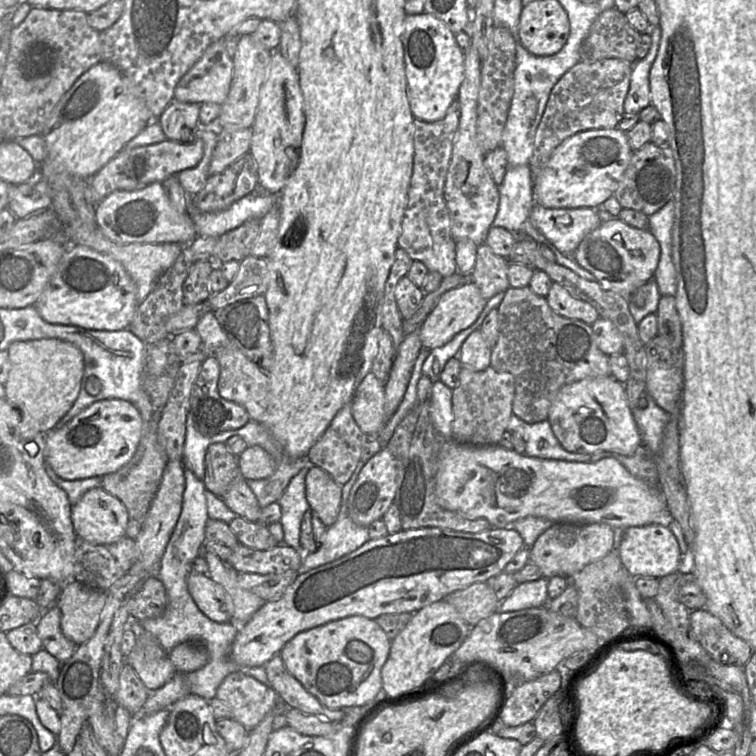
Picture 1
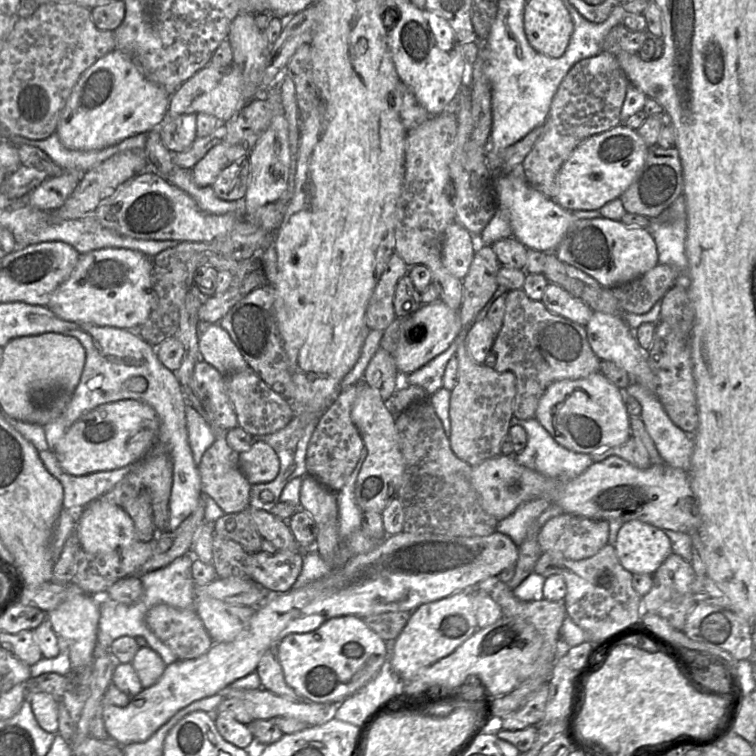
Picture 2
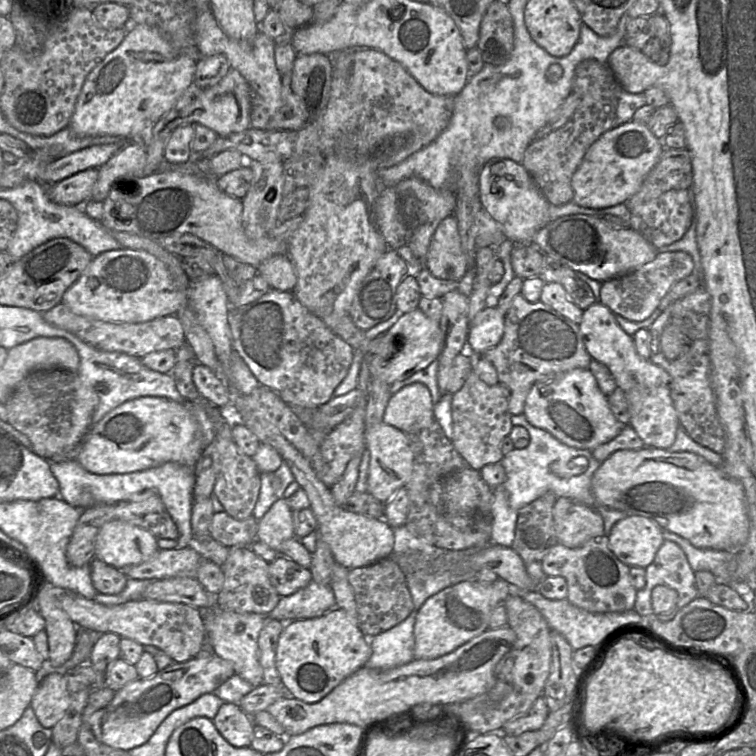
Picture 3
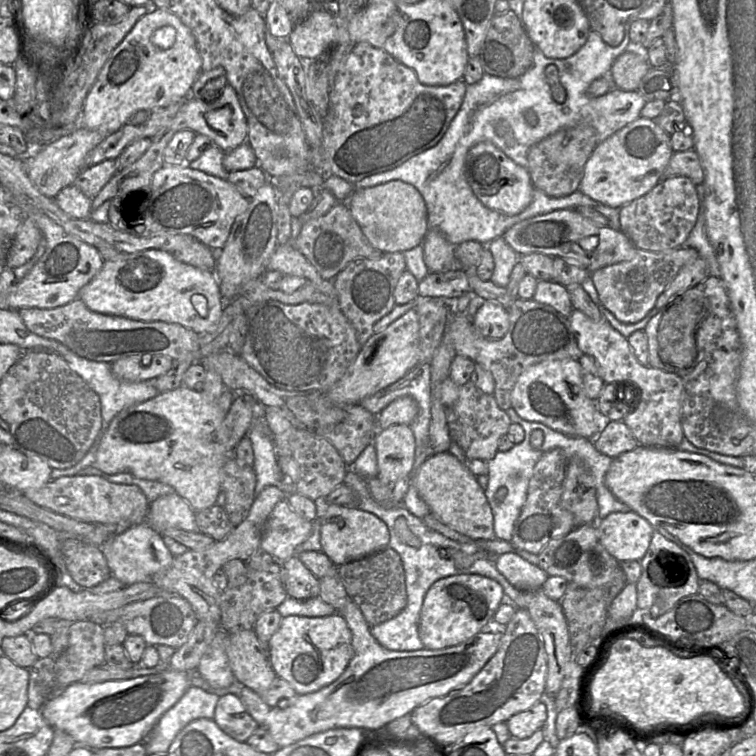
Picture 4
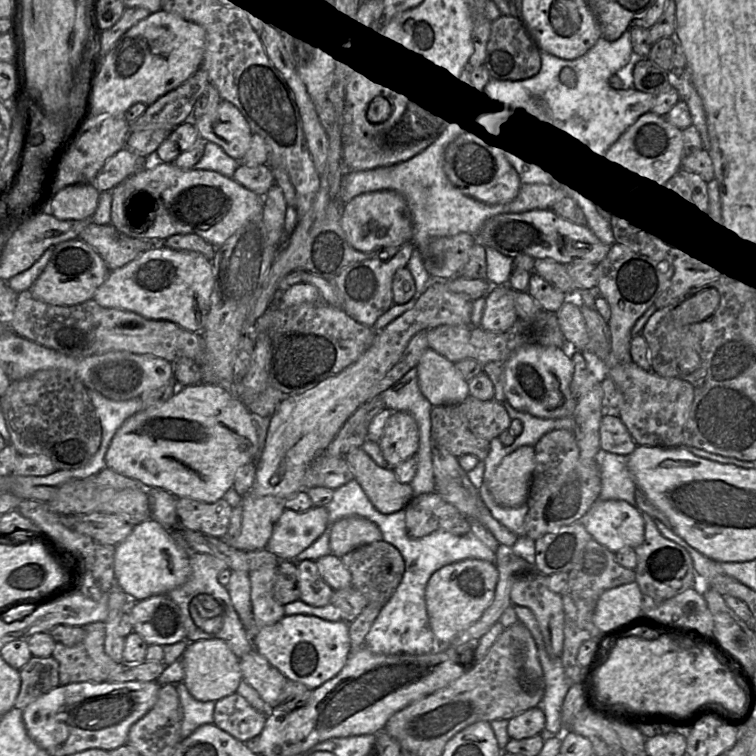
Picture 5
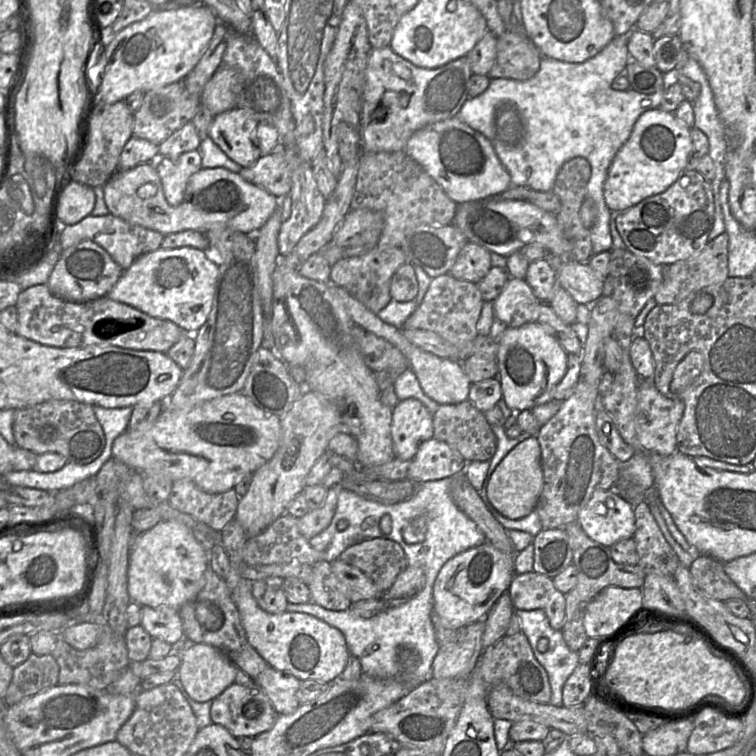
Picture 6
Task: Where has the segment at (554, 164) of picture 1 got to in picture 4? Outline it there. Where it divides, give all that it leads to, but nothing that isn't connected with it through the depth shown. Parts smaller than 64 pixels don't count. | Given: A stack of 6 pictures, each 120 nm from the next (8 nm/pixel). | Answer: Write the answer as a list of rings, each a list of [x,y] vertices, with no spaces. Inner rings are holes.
[[[640,116],[596,145],[585,164],[578,190],[603,205],[620,209],[662,180],[673,153],[670,135],[654,120]]]

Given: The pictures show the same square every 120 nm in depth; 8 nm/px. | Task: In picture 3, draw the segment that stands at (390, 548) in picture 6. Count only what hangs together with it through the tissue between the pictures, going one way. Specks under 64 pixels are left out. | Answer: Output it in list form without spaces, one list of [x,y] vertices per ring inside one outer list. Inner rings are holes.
[[[387,557],[368,566],[350,569],[349,583],[357,605],[357,624],[371,638],[404,621],[413,610],[413,602],[406,577],[399,565]]]

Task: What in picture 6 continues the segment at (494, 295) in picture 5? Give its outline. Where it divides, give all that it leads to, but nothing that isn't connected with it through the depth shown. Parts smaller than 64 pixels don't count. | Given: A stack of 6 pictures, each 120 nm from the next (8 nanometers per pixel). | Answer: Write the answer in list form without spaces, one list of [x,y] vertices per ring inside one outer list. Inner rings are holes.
[[[510,278],[492,305],[497,323],[520,327],[532,322],[534,309],[541,302],[525,279]]]

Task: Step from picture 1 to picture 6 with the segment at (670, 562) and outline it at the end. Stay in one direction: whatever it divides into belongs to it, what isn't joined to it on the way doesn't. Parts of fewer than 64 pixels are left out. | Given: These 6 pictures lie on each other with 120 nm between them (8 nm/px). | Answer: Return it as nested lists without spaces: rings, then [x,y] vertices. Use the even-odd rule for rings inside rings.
[[[614,489],[596,491],[576,522],[590,539],[607,547],[633,538],[636,530],[635,509]]]

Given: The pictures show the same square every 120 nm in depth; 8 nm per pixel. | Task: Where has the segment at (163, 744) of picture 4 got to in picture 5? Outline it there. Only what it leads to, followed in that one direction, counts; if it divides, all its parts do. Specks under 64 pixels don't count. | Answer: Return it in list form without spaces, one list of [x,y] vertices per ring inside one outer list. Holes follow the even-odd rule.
[[[182,682],[175,684],[183,709],[181,725],[181,740],[192,734],[198,727],[204,724],[212,724],[214,721],[214,701],[201,702],[196,700]]]

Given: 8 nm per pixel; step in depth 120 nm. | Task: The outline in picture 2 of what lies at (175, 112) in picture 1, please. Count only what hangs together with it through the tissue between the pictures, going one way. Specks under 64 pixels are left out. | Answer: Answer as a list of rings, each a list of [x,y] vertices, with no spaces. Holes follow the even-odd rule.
[[[197,114],[167,115],[159,126],[164,146],[171,153],[186,151],[196,139]]]

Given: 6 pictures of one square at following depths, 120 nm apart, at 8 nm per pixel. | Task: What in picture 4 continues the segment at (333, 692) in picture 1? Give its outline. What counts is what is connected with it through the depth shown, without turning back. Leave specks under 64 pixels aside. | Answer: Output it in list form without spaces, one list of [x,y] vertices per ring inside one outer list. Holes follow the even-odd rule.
[[[340,613],[326,617],[287,616],[269,640],[267,655],[276,676],[287,681],[298,695],[316,692],[334,682],[353,657],[352,634]]]

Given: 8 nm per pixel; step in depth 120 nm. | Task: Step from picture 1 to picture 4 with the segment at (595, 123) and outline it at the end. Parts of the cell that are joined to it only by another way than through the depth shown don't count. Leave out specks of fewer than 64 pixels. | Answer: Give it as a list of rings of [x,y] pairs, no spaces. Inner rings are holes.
[[[580,124],[560,129],[532,145],[527,154],[527,170],[534,188],[556,198],[577,191],[585,164],[597,144],[596,130],[591,125]]]

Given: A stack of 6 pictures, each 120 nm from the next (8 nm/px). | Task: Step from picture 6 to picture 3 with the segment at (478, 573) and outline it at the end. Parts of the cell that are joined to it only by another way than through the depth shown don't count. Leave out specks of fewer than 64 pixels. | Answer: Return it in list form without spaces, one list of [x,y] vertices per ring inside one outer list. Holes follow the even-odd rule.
[[[501,578],[494,582],[463,581],[428,598],[419,609],[414,625],[414,659],[430,660],[446,655],[489,629],[493,609],[509,596],[509,583]]]

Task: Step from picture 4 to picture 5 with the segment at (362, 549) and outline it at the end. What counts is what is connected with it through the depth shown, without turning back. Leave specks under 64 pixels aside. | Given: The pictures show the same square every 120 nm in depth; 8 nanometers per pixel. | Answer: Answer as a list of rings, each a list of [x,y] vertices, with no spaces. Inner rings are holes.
[[[351,516],[333,524],[329,544],[331,554],[341,558],[360,546],[381,540],[382,533],[376,524],[365,518]]]

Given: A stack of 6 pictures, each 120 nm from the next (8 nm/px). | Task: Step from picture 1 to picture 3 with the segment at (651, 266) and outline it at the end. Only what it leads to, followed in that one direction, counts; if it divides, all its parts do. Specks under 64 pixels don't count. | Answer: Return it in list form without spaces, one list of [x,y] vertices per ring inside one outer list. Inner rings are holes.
[[[584,214],[561,216],[548,222],[536,233],[532,244],[563,265],[600,282],[633,272],[654,260],[659,252],[634,229],[616,229],[598,217]]]

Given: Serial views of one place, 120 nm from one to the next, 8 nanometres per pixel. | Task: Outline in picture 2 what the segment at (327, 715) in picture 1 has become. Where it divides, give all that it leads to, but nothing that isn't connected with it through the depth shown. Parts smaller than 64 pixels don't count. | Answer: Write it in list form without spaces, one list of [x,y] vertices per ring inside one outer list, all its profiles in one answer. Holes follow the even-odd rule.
[[[278,646],[269,648],[263,654],[255,672],[259,675],[261,687],[265,690],[293,702],[307,701],[286,683],[279,661]]]

